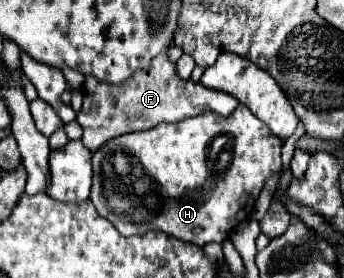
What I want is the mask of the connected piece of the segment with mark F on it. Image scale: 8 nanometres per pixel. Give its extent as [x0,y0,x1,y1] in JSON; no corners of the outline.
[78,54,238,152]

